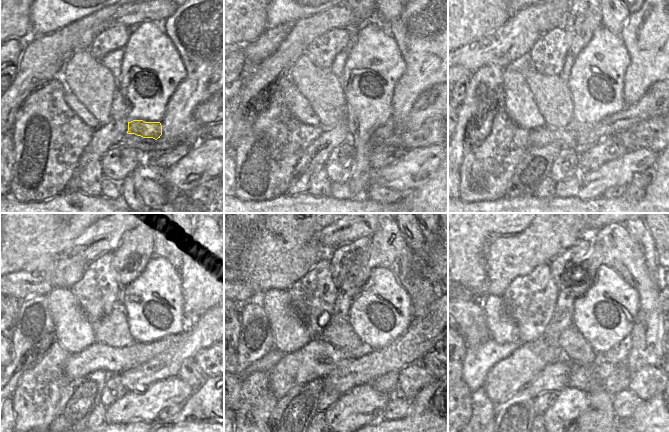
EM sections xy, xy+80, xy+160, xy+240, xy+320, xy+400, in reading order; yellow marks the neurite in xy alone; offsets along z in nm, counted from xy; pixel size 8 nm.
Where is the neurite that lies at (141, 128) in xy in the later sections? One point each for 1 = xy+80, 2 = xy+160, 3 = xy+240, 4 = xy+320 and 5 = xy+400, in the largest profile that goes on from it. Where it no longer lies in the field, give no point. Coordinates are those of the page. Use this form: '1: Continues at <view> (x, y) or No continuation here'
1: Continues at xy+80 (391, 136)
2: Continues at xy+160 (626, 137)
3: Continues at xy+240 (189, 372)
4: Continues at xy+320 (412, 378)
5: Continues at xy+400 (649, 381).

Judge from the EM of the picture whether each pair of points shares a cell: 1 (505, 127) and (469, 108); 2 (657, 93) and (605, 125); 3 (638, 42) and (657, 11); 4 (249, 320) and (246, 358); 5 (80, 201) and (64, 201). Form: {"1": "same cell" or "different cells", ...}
{"1": "different cells", "2": "same cell", "3": "same cell", "4": "same cell", "5": "same cell"}

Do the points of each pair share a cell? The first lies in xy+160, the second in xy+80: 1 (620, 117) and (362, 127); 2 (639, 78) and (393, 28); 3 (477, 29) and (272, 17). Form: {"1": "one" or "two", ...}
{"1": "two", "2": "one", "3": "two"}

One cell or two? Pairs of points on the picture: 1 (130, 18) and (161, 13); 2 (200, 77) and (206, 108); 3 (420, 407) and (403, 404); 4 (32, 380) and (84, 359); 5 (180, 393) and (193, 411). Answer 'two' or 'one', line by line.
1: one
2: two
3: two
4: two
5: two

